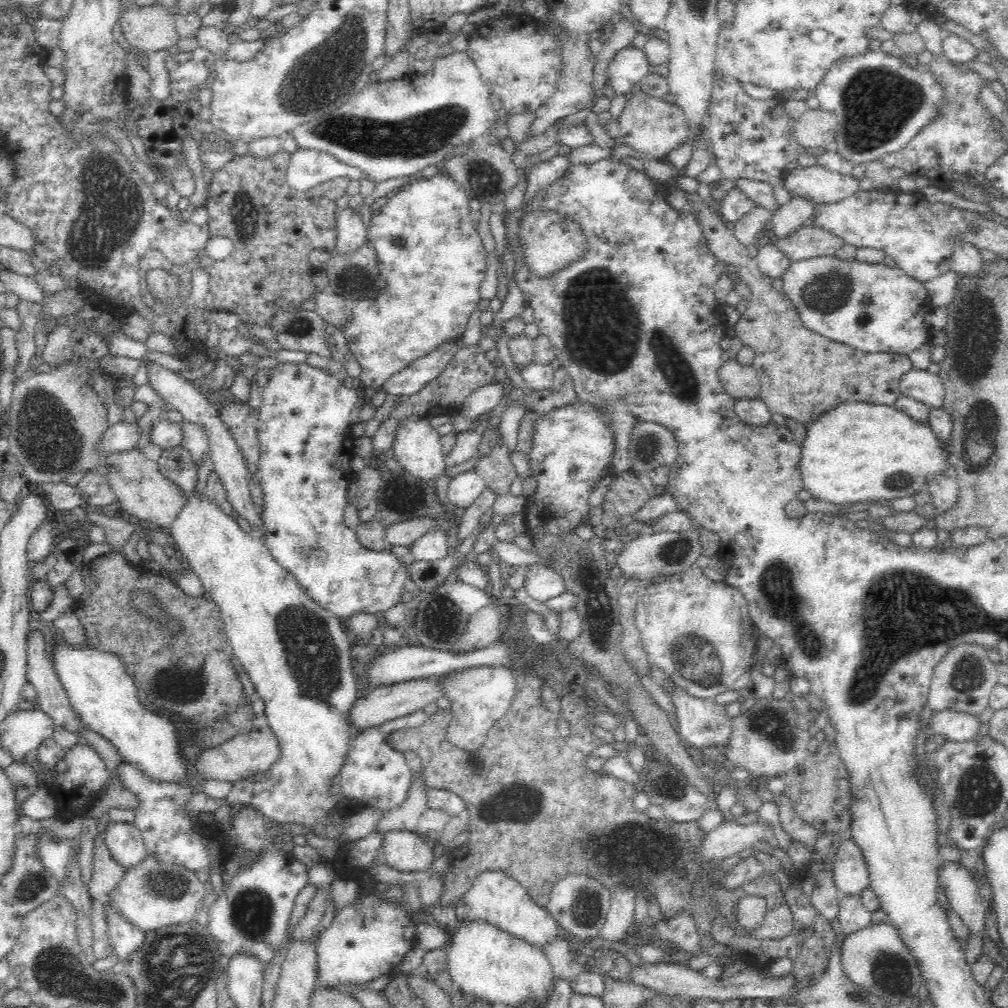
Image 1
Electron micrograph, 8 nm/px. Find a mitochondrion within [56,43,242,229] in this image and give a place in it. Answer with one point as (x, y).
(83, 89)

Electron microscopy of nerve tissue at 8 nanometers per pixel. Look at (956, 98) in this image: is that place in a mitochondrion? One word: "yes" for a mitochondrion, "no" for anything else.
yes

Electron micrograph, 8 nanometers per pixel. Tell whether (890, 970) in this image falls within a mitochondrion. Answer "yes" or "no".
yes

